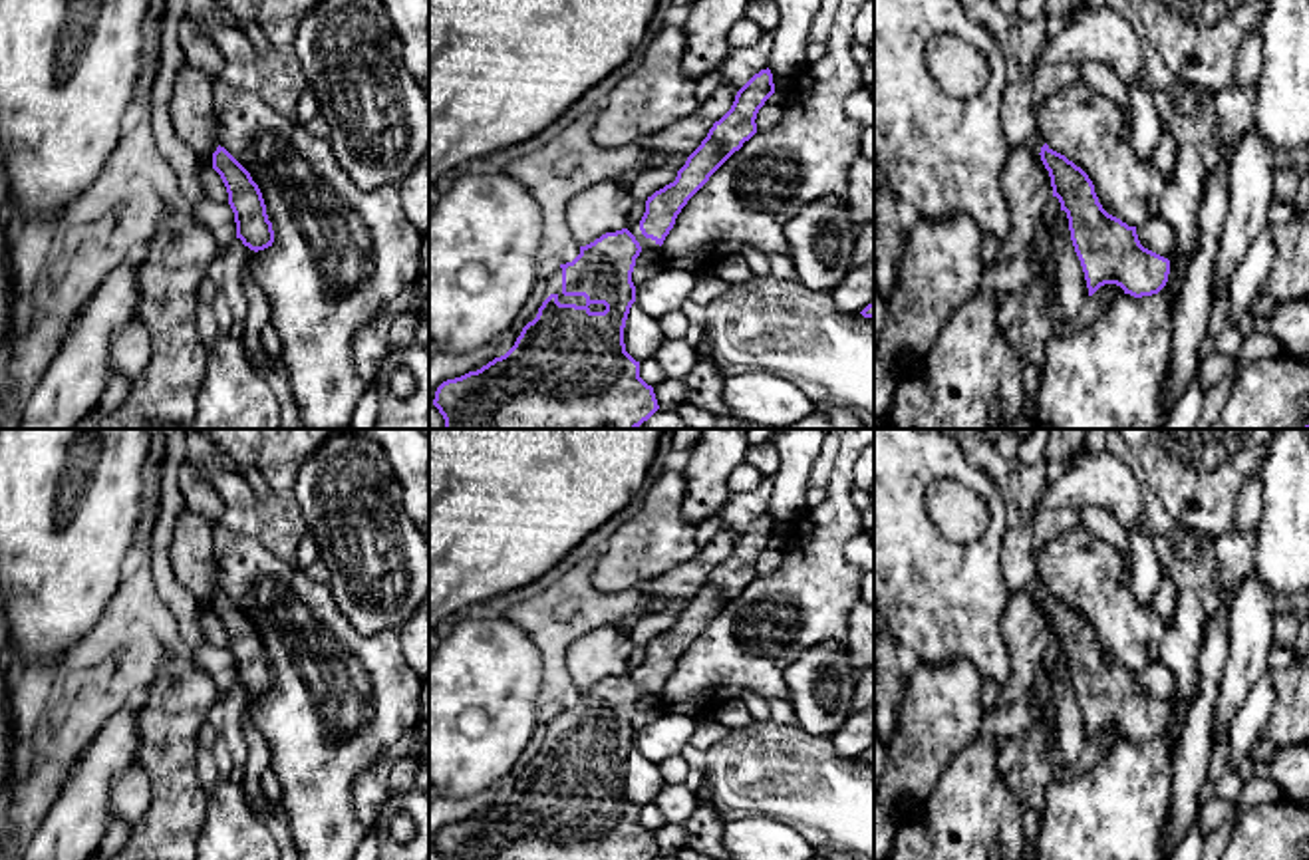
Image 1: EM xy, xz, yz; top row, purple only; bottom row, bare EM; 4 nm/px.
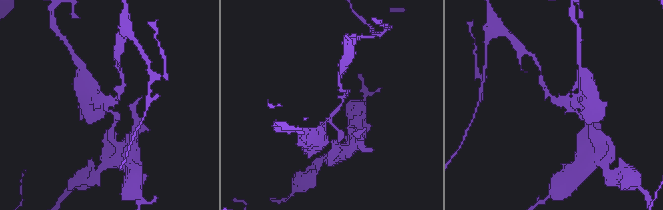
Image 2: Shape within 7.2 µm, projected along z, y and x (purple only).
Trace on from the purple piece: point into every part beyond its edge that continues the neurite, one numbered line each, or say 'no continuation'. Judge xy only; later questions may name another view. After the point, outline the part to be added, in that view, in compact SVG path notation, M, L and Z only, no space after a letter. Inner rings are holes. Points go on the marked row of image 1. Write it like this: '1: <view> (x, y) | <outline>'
no continuation

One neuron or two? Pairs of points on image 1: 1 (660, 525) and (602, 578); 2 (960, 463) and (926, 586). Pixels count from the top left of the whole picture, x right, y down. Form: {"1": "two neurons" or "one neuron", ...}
{"1": "one neuron", "2": "one neuron"}

